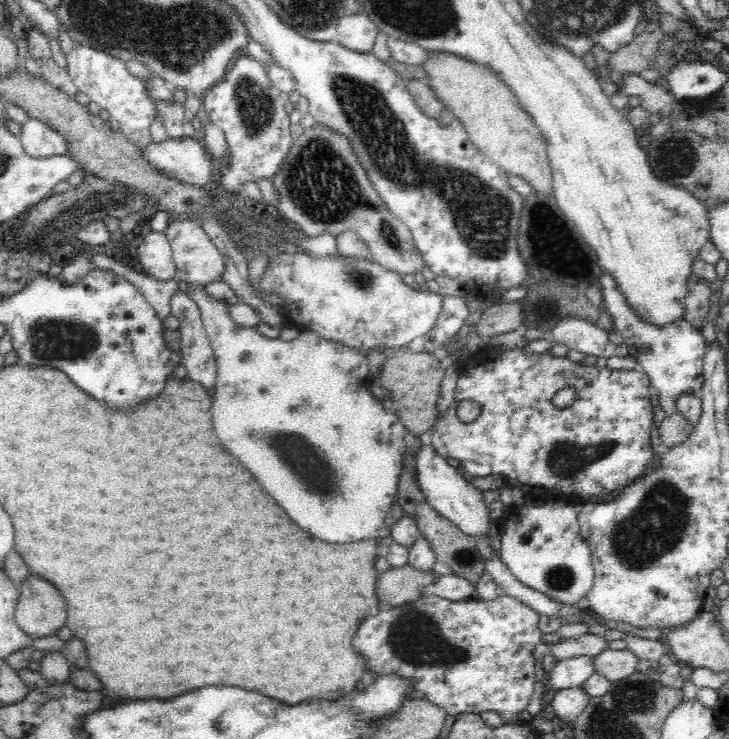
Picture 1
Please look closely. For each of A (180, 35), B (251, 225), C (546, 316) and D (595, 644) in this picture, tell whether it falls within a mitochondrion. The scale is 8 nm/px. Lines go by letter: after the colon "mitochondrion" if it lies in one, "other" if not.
A: mitochondrion
B: other
C: mitochondrion
D: other

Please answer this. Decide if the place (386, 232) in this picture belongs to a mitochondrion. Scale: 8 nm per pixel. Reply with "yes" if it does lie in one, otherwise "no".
yes

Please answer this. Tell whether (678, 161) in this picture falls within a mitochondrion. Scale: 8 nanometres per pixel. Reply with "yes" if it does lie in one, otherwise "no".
yes

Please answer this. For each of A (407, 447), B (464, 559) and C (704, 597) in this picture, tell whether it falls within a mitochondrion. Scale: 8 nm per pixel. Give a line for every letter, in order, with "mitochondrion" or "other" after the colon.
A: other
B: mitochondrion
C: other

